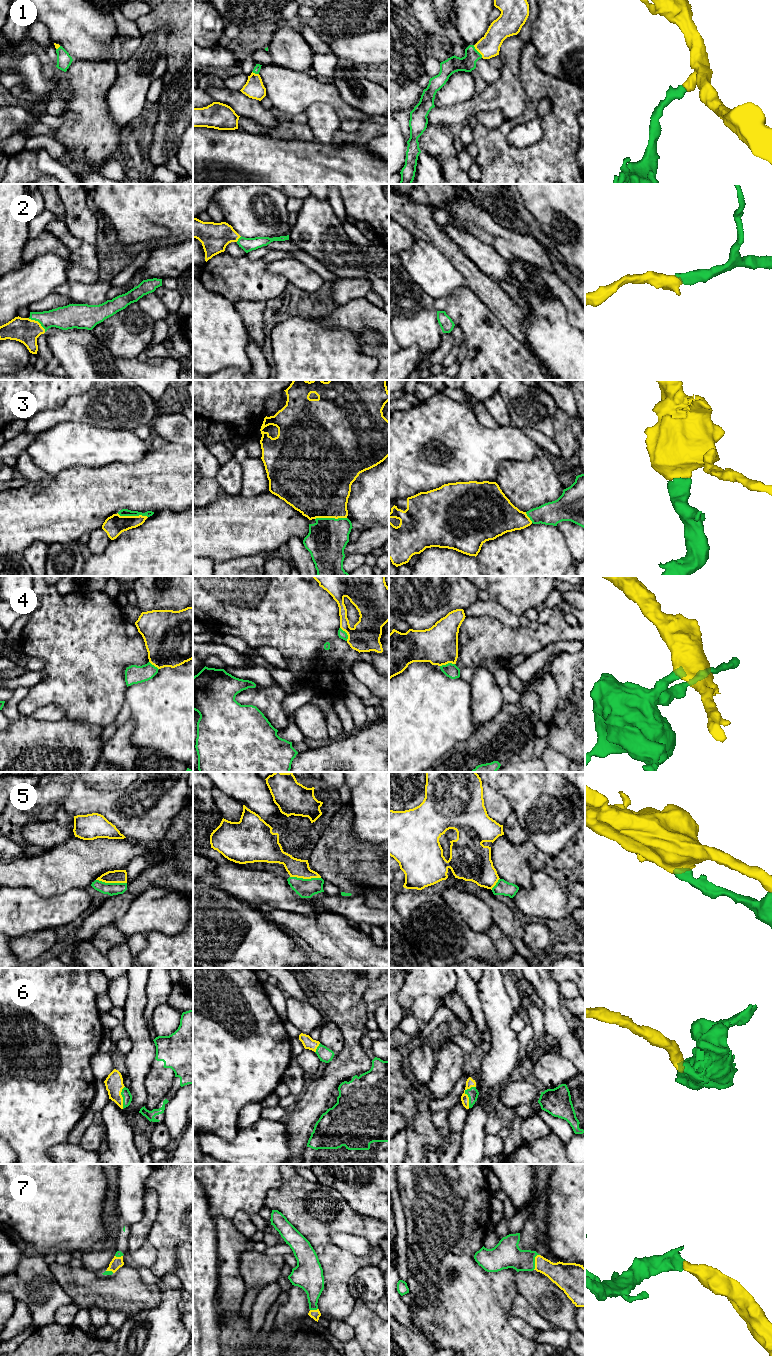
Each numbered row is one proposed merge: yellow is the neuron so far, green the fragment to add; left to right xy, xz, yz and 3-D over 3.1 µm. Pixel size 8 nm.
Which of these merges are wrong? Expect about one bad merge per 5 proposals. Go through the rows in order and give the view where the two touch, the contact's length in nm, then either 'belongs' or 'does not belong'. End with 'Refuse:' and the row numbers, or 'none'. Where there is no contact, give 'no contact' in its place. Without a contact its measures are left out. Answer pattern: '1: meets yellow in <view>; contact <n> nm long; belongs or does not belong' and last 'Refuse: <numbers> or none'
1: meets yellow in yz; contact 130 nm long; belongs
2: meets yellow in xy; contact 180 nm long; belongs
3: meets yellow in xz; contact 260 nm long; belongs
4: meets yellow in yz; contact 120 nm long; belongs
5: meets yellow in xy; contact 260 nm long; does not belong
6: meets yellow in yz; contact 190 nm long; belongs
7: meets yellow in yz; contact 140 nm long; belongs
Refuse: 5

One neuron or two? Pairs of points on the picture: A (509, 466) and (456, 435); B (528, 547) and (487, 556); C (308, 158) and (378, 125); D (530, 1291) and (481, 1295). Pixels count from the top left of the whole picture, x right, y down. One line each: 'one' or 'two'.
A: two
B: one
C: two
D: two

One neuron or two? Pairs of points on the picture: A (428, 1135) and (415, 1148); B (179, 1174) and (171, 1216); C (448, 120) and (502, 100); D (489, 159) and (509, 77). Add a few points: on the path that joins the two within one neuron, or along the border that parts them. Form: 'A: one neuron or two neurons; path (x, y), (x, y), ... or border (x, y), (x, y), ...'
A: one neuron; path (425, 1138), (418, 1145)
B: one neuron; path (179, 1184), (179, 1206)
C: one neuron; path (461, 113), (480, 102), (489, 100)
D: two neurons; border (526, 105), (520, 115), (506, 119)

